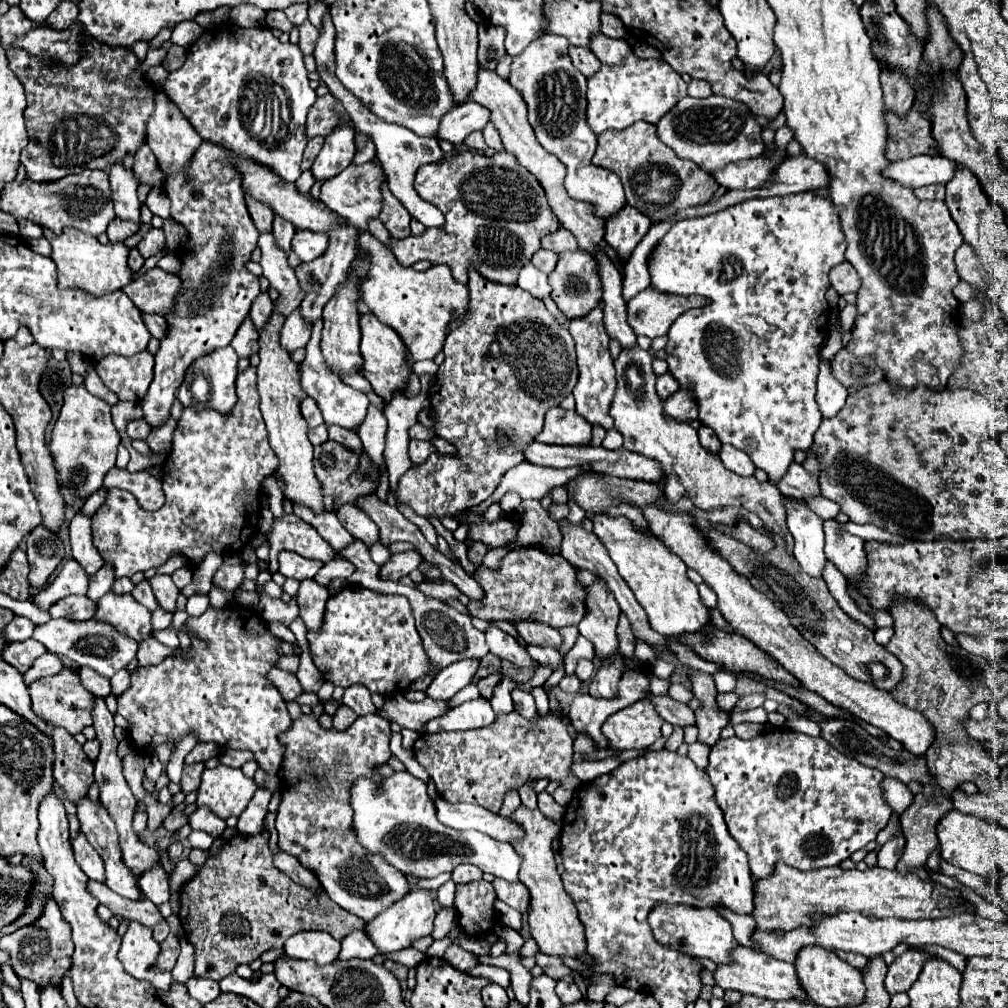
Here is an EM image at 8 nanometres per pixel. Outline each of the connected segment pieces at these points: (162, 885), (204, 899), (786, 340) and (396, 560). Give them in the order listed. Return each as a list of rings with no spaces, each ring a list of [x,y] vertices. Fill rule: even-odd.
[[[154,866],[140,878],[140,888],[148,900],[152,900],[156,906],[164,904],[170,900],[170,886],[168,886],[168,876],[162,866]]]
[[[260,832],[254,836],[234,836],[228,844],[222,846],[222,852],[216,856],[214,864],[204,864],[202,872],[196,874],[190,882],[182,888],[184,894],[180,894],[180,920],[182,928],[186,932],[188,942],[196,948],[196,976],[210,978],[210,980],[222,980],[228,974],[234,974],[234,968],[238,964],[250,964],[252,960],[260,958],[264,950],[282,948],[284,942],[302,930],[324,930],[332,934],[336,940],[346,938],[354,930],[362,930],[366,922],[354,914],[348,914],[344,908],[340,908],[336,902],[332,902],[324,890],[310,890],[302,884],[296,884],[292,878],[282,874],[274,862],[272,852],[268,848],[268,832]]]
[[[800,192],[800,194],[774,196],[774,198],[752,198],[752,200],[744,200],[740,204],[728,206],[716,214],[676,222],[676,226],[672,226],[670,232],[656,244],[652,258],[648,262],[652,288],[670,292],[670,294],[682,294],[682,296],[700,294],[710,300],[710,304],[702,308],[688,310],[670,326],[670,338],[666,344],[668,372],[672,372],[674,378],[680,380],[682,388],[686,388],[686,382],[694,382],[696,398],[700,402],[700,422],[710,426],[720,438],[720,442],[732,444],[738,450],[746,452],[756,464],[756,468],[762,468],[768,474],[770,482],[776,482],[782,474],[786,474],[790,462],[794,460],[794,450],[808,450],[812,446],[812,436],[822,422],[818,404],[814,402],[814,386],[816,386],[816,376],[818,376],[818,366],[820,366],[818,346],[828,334],[826,332],[828,330],[828,302],[824,300],[824,294],[830,286],[830,278],[828,278],[830,268],[844,260],[844,250],[846,250],[846,242],[844,242],[844,234],[838,224],[838,208],[834,208],[834,204],[828,198],[820,198],[812,192]],[[770,332],[776,332],[776,340],[766,340],[766,334]]]
[[[408,550],[402,554],[392,554],[388,564],[380,566],[380,576],[386,580],[398,580],[402,576],[408,576],[412,570],[418,570],[418,566],[424,562],[422,554],[418,550]]]

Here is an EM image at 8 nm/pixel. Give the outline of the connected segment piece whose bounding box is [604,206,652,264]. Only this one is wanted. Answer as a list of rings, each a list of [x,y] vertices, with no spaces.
[[[624,206],[622,214],[616,214],[614,218],[610,218],[610,222],[606,222],[604,240],[612,250],[616,250],[620,264],[624,264],[632,256],[634,248],[646,236],[650,226],[652,222],[644,214],[638,214],[638,210],[634,210],[632,206]]]

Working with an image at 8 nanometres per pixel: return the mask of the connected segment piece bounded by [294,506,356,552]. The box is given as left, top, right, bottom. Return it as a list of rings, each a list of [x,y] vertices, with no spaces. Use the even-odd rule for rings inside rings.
[[[294,506],[294,514],[298,514],[298,518],[304,518],[306,522],[310,522],[318,534],[336,550],[344,550],[348,548],[350,544],[356,542],[356,538],[338,522],[336,514],[334,512],[328,512],[328,514],[318,514],[314,516],[314,512],[306,510],[306,506]]]

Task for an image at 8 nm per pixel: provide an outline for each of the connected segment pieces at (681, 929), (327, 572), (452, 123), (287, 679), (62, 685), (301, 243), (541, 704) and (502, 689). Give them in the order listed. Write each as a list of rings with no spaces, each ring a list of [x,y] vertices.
[[[658,902],[650,914],[648,924],[658,944],[688,954],[692,958],[710,958],[716,964],[730,962],[730,950],[738,944],[732,936],[732,926],[726,918],[722,918],[714,908],[696,908],[688,904],[666,904]]]
[[[332,560],[332,562],[328,562],[328,564],[314,576],[314,580],[320,582],[320,584],[330,584],[330,582],[336,580],[336,578],[348,578],[354,570],[356,570],[356,568],[354,568],[352,562]]]
[[[464,102],[454,106],[446,118],[442,118],[442,140],[450,140],[454,144],[462,144],[464,138],[474,132],[482,130],[490,122],[490,110],[476,102]]]
[[[276,668],[276,670],[270,672],[270,680],[280,686],[286,702],[296,700],[304,692],[302,686],[300,686],[300,682],[298,682],[298,678],[296,678],[296,674],[292,674],[292,672],[286,672],[286,670]]]
[[[66,668],[62,670],[62,674],[38,678],[28,686],[28,692],[32,698],[34,714],[40,716],[48,726],[62,726],[70,734],[78,734],[84,726],[92,724],[92,714],[90,714],[92,694],[80,684],[80,676],[74,670]]]
[[[298,230],[292,238],[292,250],[302,262],[318,258],[328,246],[328,234],[314,234],[310,230]]]
[[[537,687],[531,691],[531,694],[535,699],[538,713],[542,714],[542,716],[547,714],[549,710],[549,699],[544,689]]]
[[[505,677],[495,686],[493,696],[489,702],[496,714],[508,714],[514,710],[511,693],[520,686],[520,684]]]

